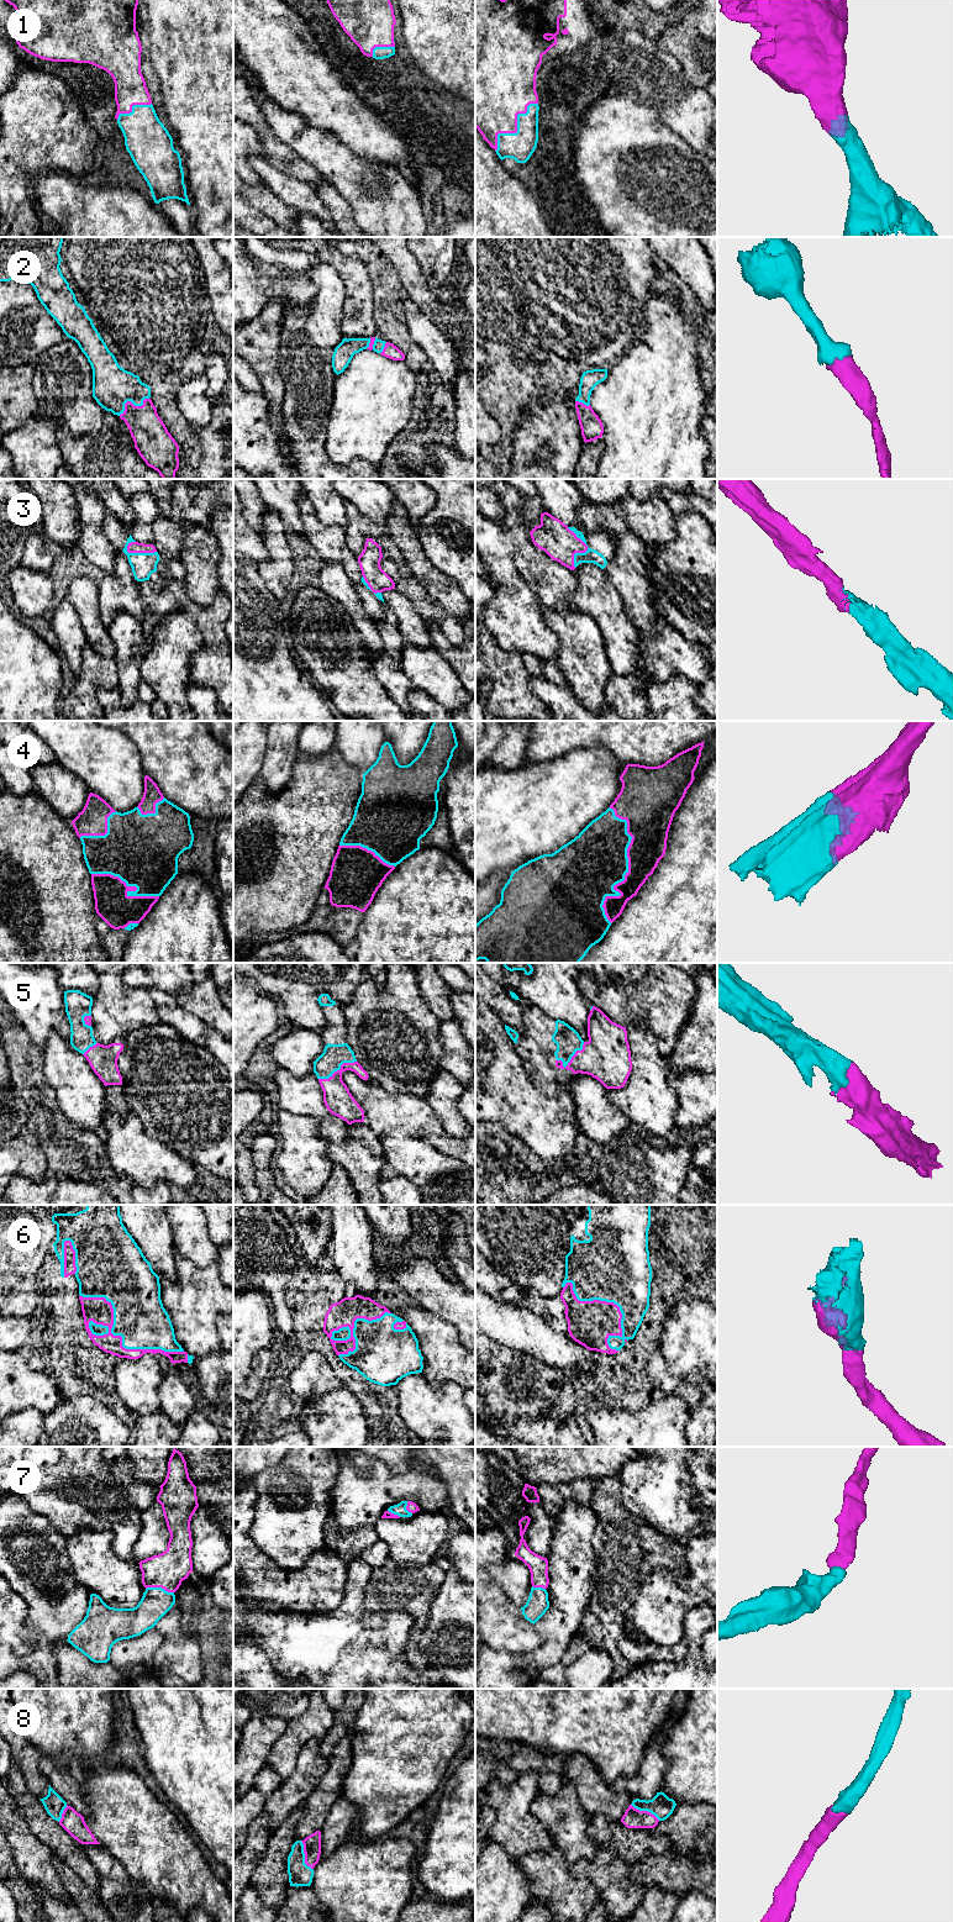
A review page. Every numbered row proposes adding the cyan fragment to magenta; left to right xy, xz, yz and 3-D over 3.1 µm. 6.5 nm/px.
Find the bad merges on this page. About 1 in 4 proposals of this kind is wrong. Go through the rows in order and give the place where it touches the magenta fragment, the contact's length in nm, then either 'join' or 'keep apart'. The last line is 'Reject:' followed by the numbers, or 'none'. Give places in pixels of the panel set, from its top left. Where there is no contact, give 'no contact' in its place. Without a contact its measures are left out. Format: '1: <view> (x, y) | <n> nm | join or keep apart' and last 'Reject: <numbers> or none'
1: yz (516, 128) | 420 nm | join
2: xy (132, 404) | 240 nm | join
3: yz (585, 551) | 280 nm | join
4: yz (628, 869) | 750 nm | join
5: xz (337, 1070) | 280 nm | join
6: xy (121, 1338) | 750 nm | join
7: xy (159, 1586) | 190 nm | join
8: xz (305, 1855) | 200 nm | join
Reject: none

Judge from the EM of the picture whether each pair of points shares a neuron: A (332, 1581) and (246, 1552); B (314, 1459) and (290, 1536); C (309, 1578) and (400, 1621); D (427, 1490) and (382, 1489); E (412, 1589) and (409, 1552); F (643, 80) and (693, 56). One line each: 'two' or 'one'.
A: one
B: one
C: two
D: one
E: two
F: two

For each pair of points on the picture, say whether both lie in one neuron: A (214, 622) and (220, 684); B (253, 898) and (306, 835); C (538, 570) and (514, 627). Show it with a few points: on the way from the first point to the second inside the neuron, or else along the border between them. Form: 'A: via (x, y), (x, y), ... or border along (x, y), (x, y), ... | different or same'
A: via (214, 637), (215, 669) | same
B: via (266, 881), (274, 872), (274, 867), (290, 851) | same
C: border along (515, 563), (527, 585), (542, 603) | different

